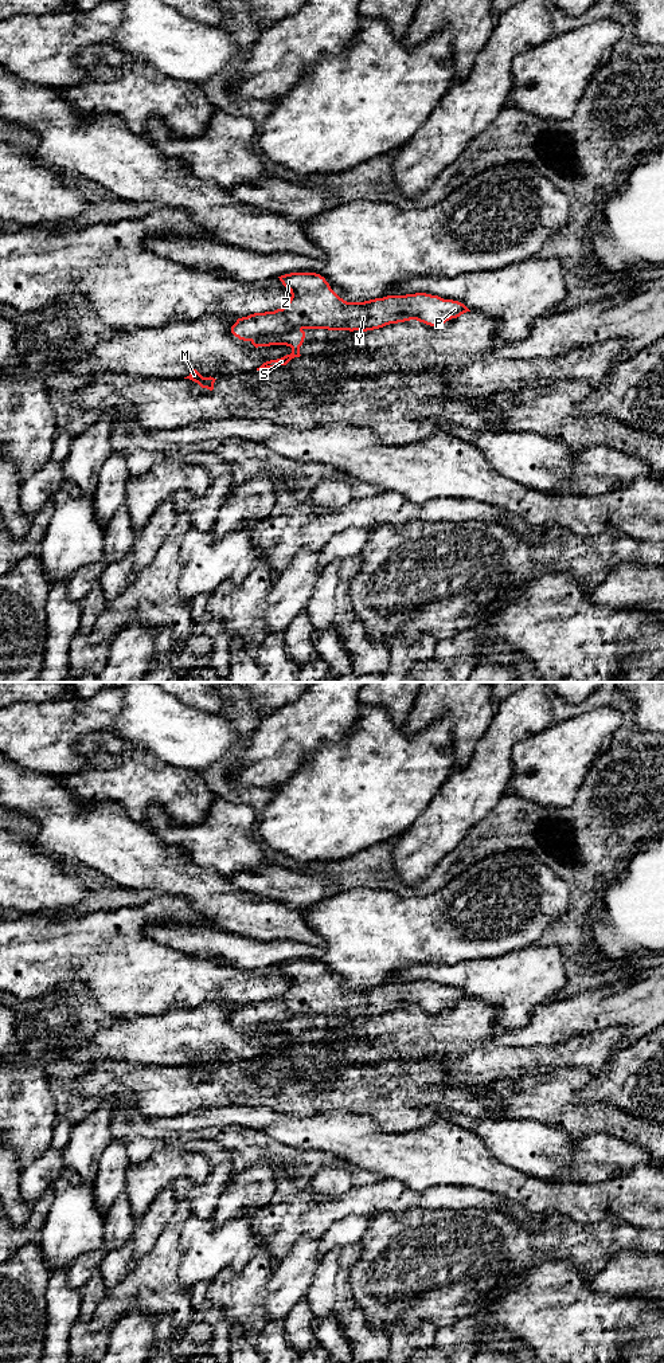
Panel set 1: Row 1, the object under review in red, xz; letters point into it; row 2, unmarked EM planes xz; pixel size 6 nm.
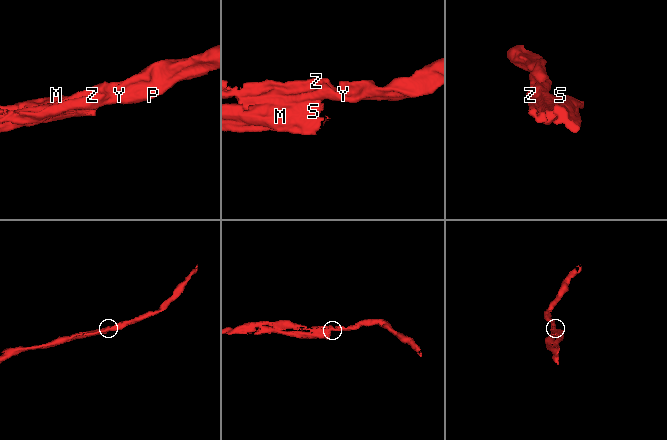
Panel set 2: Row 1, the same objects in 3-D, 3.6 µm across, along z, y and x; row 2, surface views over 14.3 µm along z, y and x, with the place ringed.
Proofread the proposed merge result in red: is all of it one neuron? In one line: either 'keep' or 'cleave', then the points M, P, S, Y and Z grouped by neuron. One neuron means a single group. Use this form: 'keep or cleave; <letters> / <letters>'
cleave; M S / P Y Z

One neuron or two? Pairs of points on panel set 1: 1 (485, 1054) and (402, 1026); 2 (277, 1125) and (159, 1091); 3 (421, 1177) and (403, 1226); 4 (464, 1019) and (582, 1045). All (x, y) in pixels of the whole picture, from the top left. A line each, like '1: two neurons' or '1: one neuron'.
1: one neuron
2: two neurons
3: two neurons
4: one neuron

